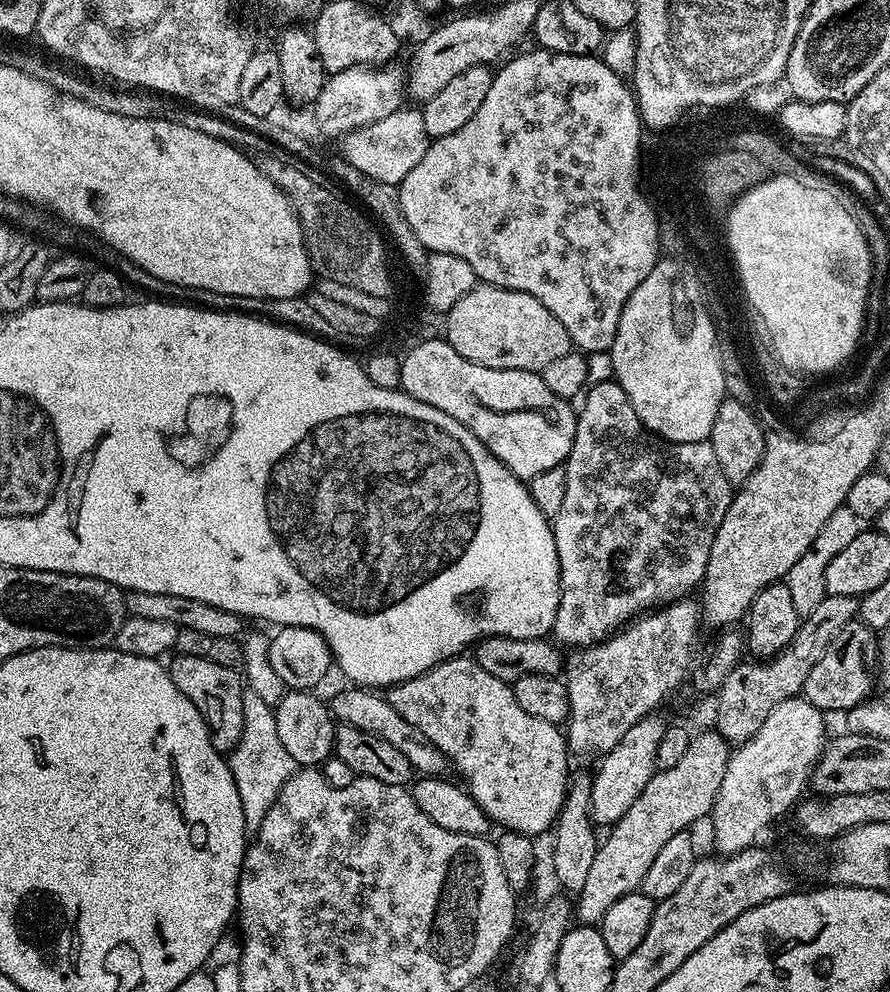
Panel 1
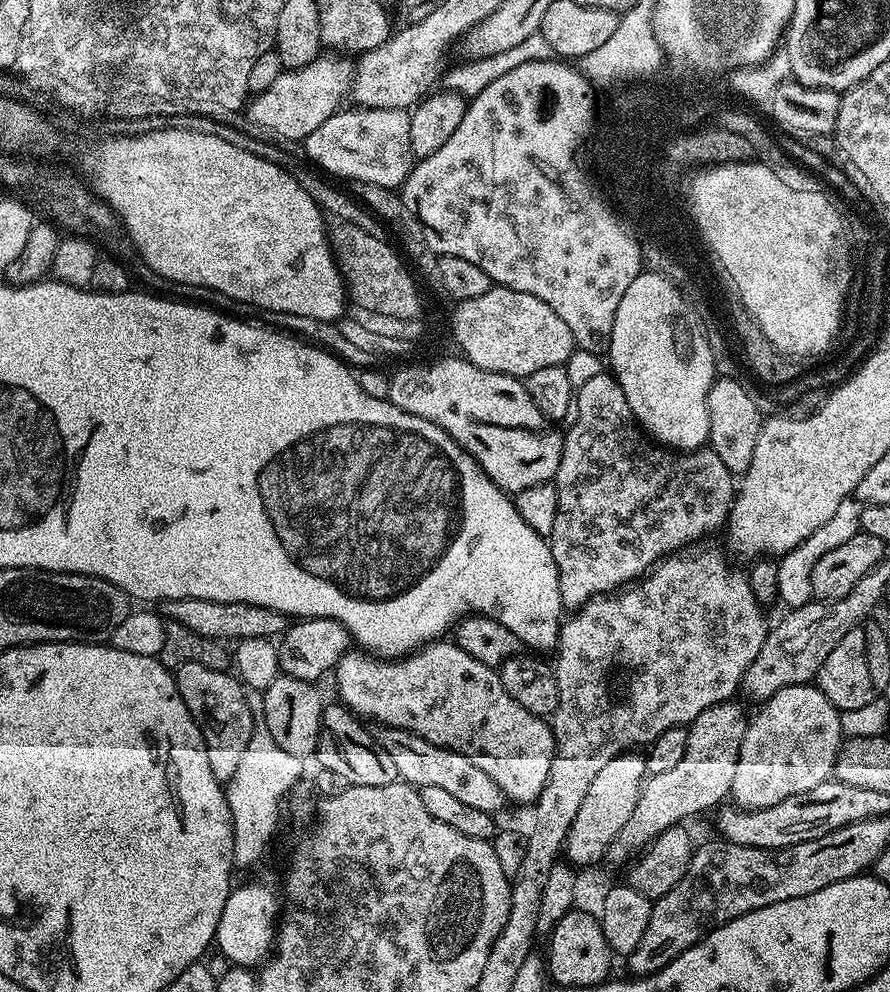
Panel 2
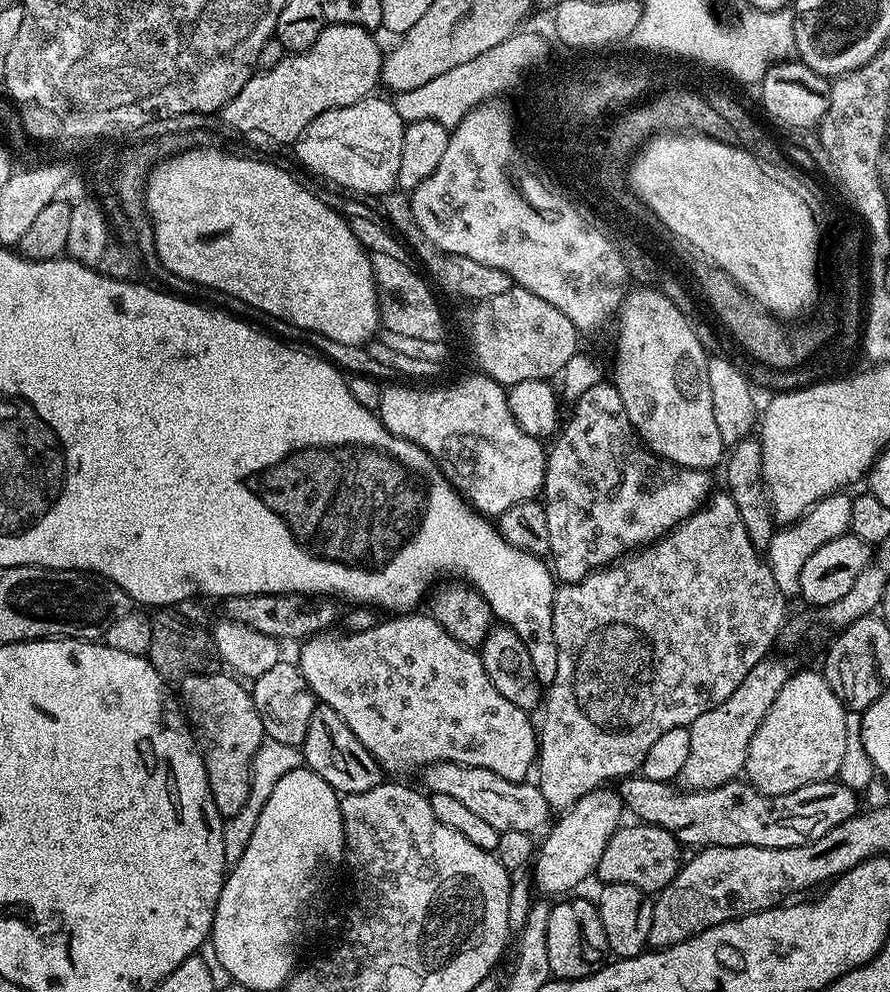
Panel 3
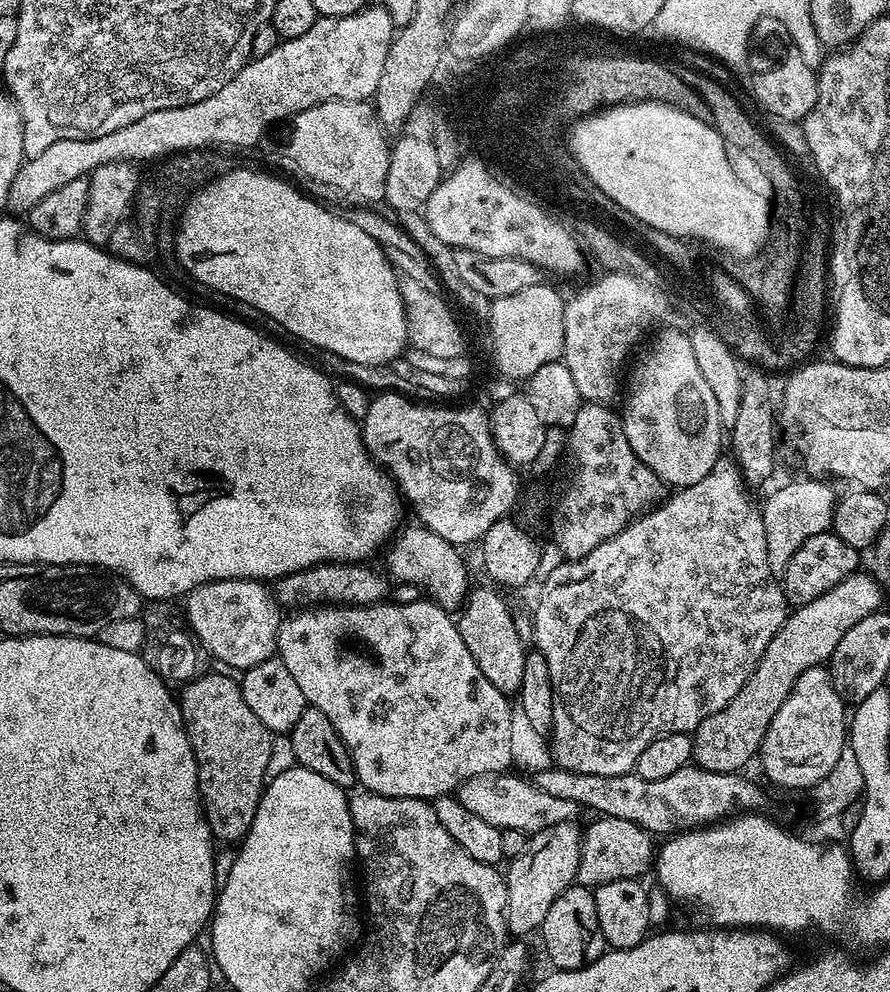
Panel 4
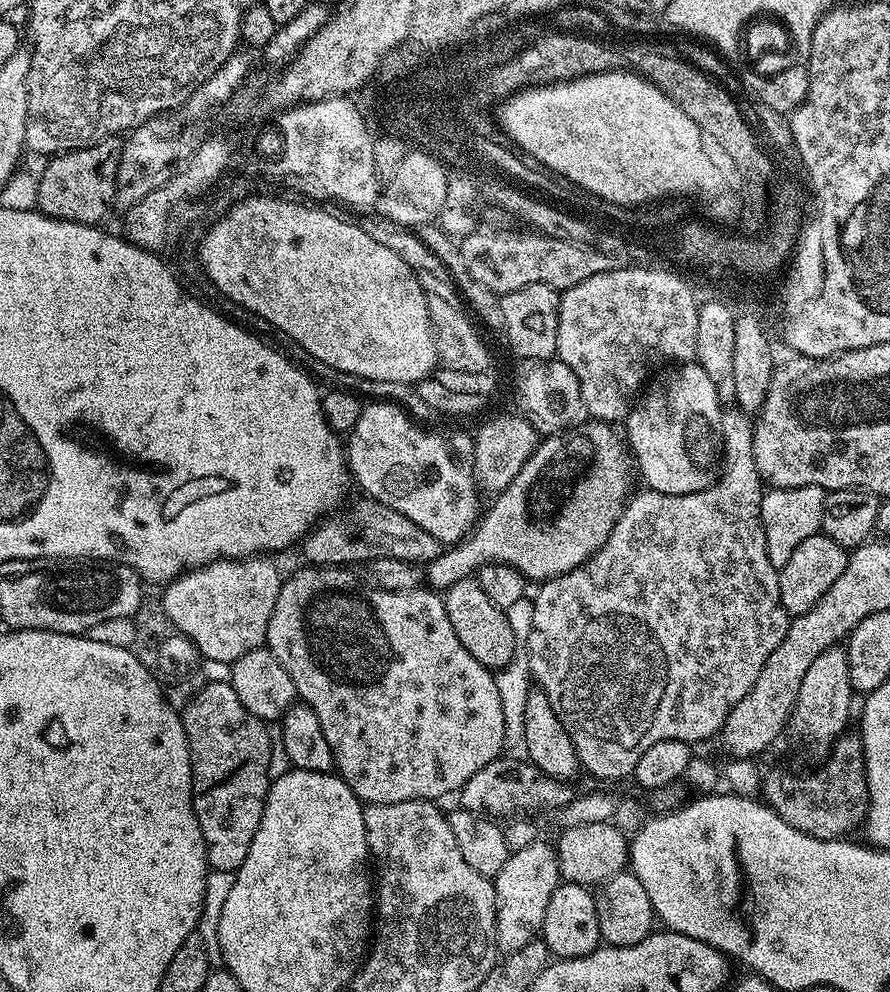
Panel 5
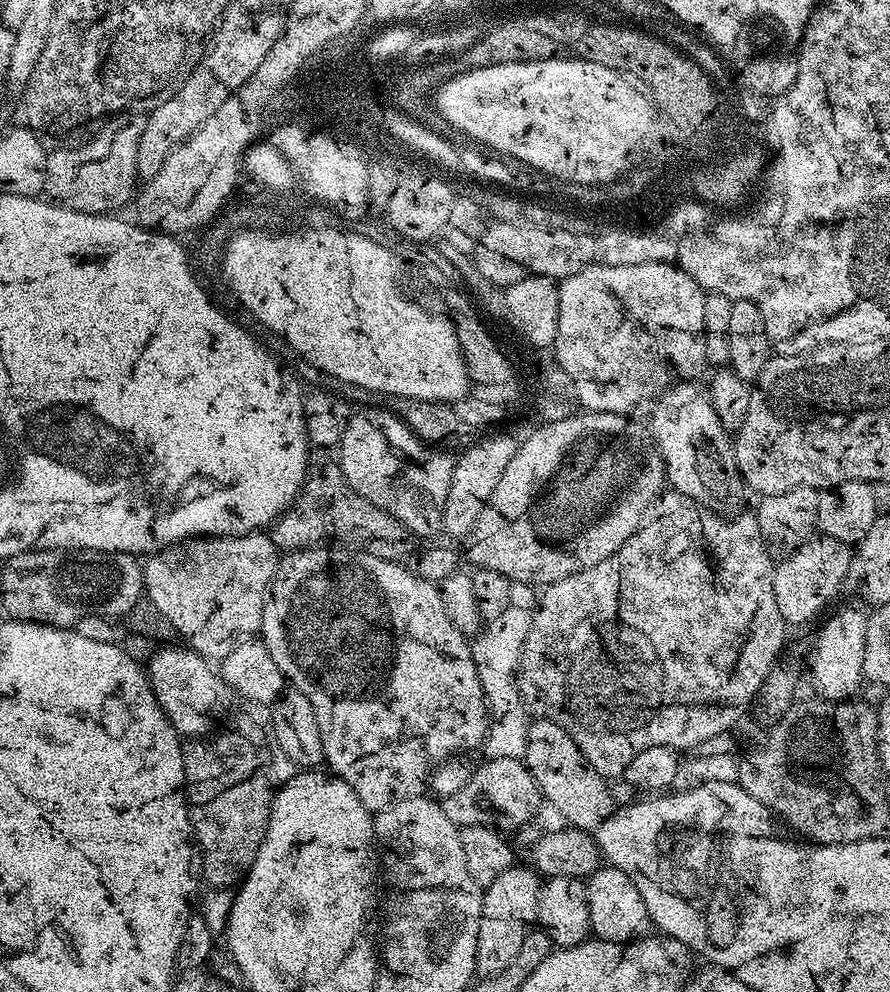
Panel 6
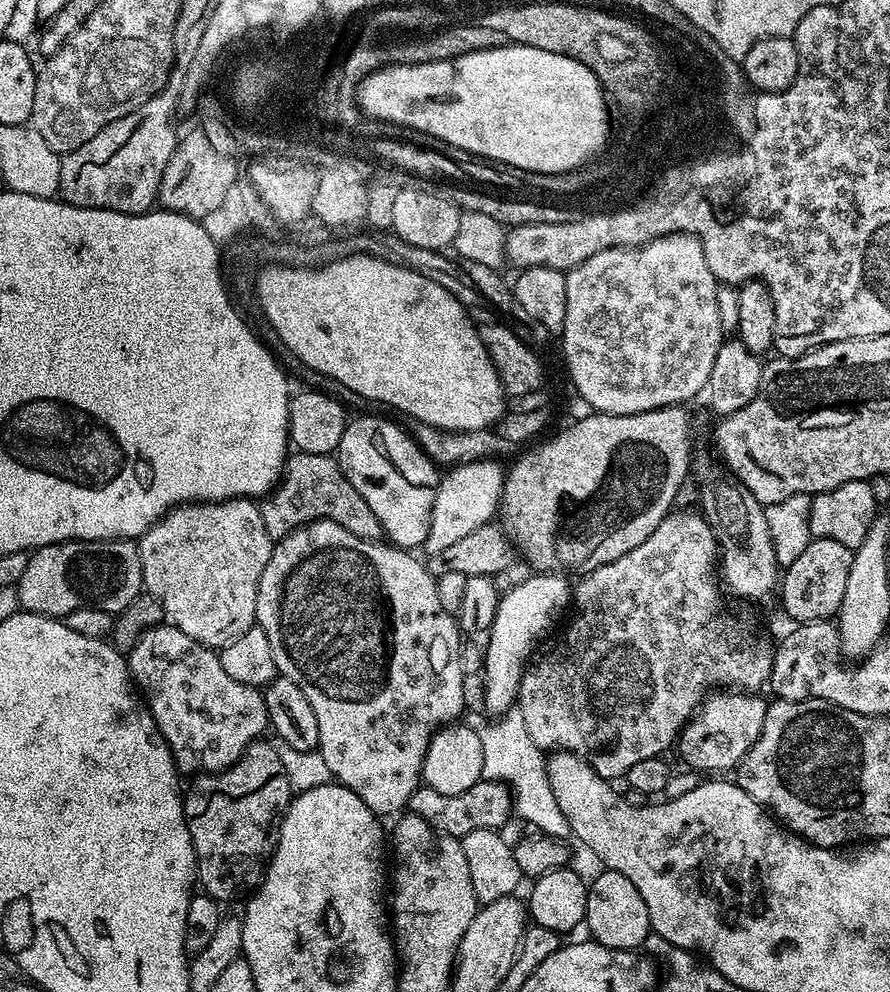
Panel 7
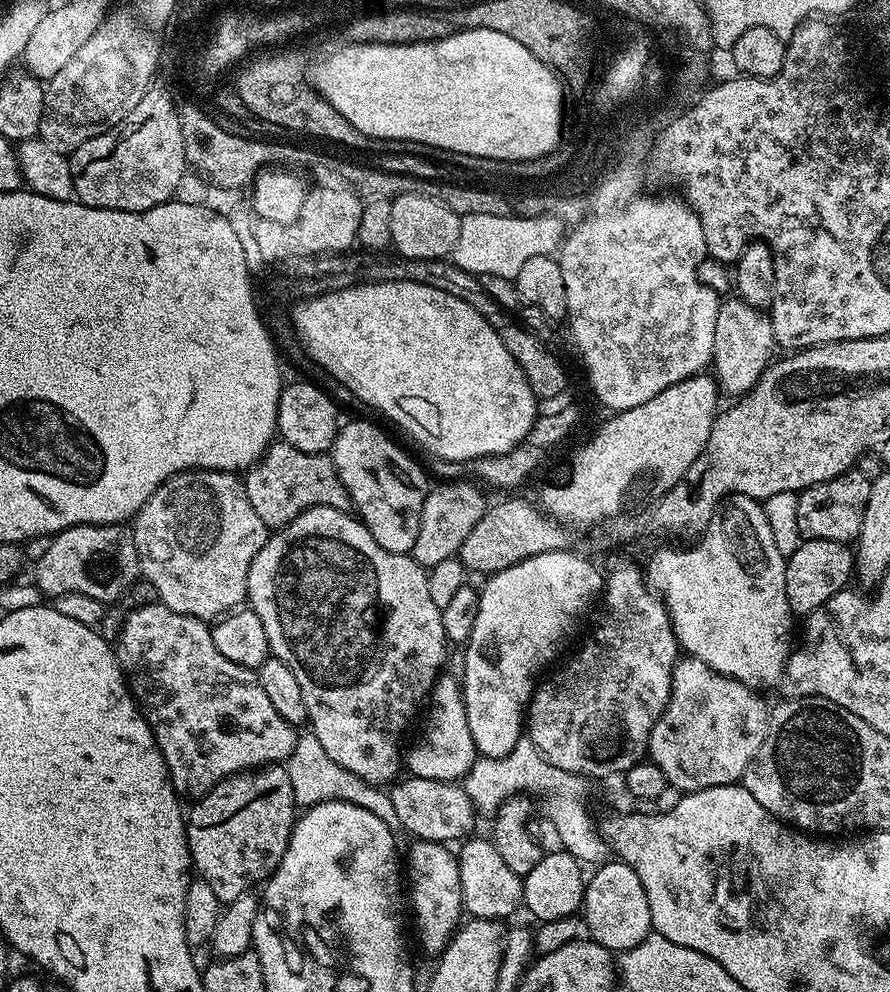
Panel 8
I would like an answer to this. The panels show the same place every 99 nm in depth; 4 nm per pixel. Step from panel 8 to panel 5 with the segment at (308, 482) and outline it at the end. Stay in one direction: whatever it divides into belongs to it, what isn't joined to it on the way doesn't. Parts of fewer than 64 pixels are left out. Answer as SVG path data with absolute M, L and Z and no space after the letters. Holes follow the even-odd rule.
M371 498L359 499L352 505L349 503L343 511L337 510L323 517L304 537L298 551L308 559L305 561L309 565L357 566L363 560L372 562L385 556L424 566L429 560L440 556L440 540L434 538L434 534L426 534L426 530L422 530L418 522L410 522L406 514L398 514L398 510L388 504L379 504Z

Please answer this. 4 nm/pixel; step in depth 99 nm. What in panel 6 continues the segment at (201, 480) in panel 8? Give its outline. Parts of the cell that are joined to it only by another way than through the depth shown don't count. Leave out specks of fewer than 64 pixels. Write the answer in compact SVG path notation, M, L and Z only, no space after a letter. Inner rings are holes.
M267 531L245 532L243 536L198 536L172 544L161 552L151 553L143 561L146 599L170 622L173 633L181 636L183 643L205 658L222 658L230 654L244 640L259 633L264 603L276 577L278 550L272 545Z

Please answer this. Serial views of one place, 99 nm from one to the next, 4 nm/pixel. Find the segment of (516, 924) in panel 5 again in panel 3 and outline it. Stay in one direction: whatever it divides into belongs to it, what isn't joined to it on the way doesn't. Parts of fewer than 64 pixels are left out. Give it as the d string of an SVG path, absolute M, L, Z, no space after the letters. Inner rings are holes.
M597 790L578 798L576 805L571 810L561 811L560 821L547 829L548 837L544 844L542 840L534 857L534 884L546 895L556 896L548 898L563 897L587 876L591 877L602 858L602 850L606 850L606 842L610 842L617 828L621 827L620 815L626 812L624 801L620 799L619 791L604 791L608 790Z

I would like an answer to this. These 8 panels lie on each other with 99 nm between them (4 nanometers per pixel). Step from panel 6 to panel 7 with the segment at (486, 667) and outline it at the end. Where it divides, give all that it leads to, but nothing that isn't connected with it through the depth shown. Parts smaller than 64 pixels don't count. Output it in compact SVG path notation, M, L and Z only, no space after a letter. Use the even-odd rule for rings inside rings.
M513 706L500 713L485 728L479 729L482 738L482 777L486 780L499 780L512 790L512 807L524 824L533 823L548 838L564 838L569 835L568 819L558 810L554 790L550 790L548 762L545 753L530 738L522 710Z

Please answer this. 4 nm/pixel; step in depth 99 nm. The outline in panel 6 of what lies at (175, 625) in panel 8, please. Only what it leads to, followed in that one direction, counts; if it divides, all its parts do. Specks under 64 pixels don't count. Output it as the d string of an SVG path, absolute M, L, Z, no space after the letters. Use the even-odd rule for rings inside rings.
M187 646L160 648L146 661L148 685L152 687L158 706L166 718L184 738L204 738L209 735L212 720L207 712L224 712L234 701L234 693L228 683L221 678L219 671L212 668L207 659Z

